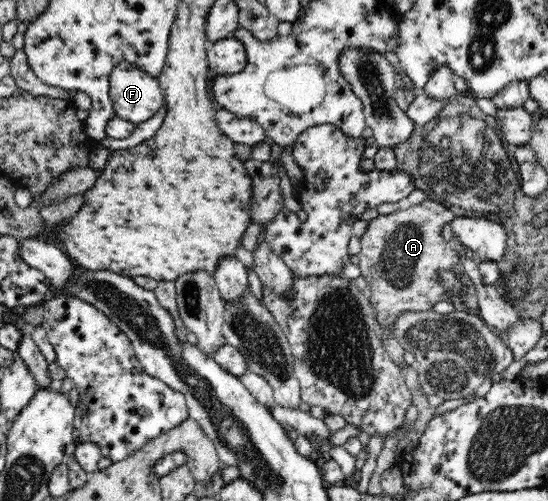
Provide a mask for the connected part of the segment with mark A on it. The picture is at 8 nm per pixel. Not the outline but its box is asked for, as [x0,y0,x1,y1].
[358,199,476,329]

